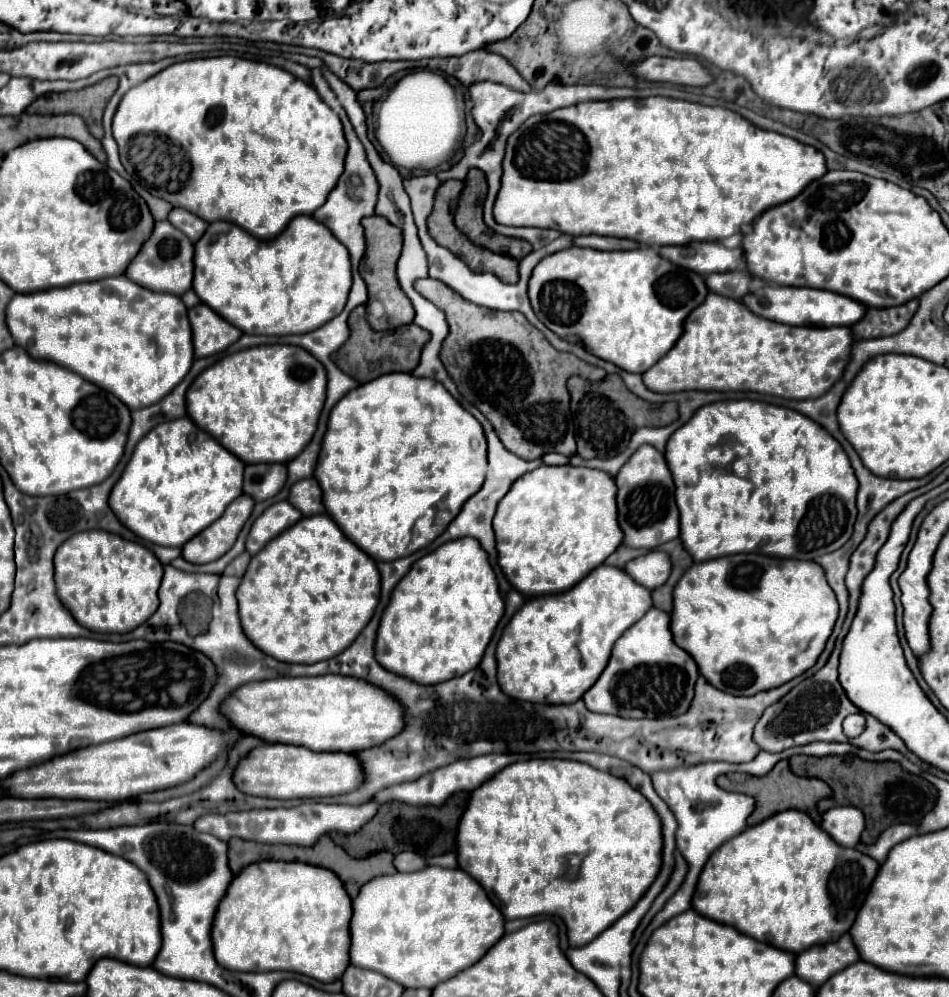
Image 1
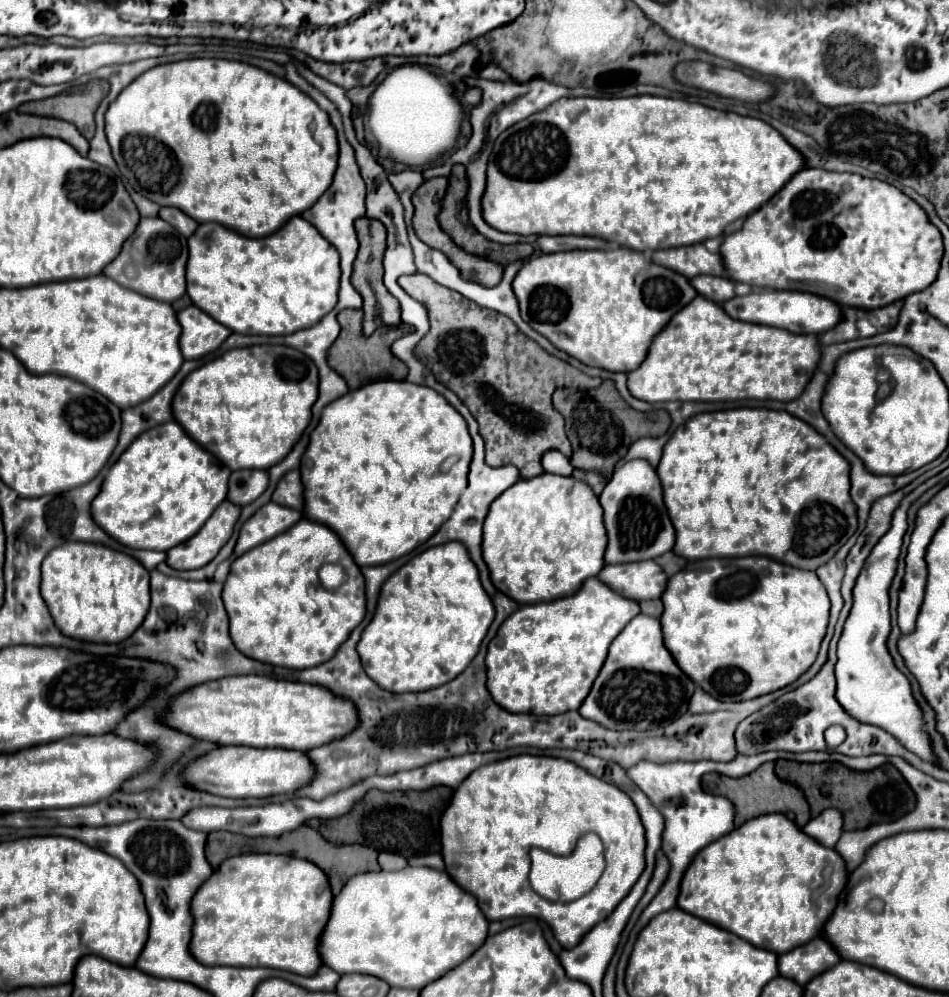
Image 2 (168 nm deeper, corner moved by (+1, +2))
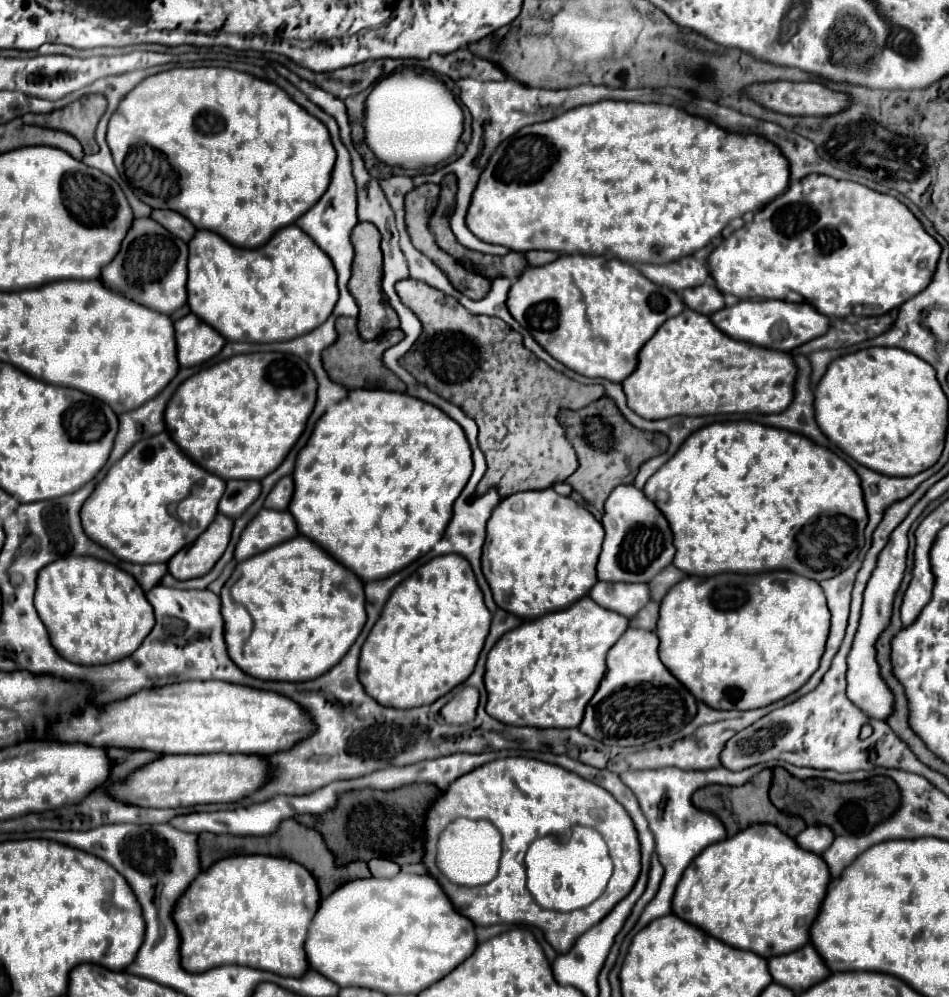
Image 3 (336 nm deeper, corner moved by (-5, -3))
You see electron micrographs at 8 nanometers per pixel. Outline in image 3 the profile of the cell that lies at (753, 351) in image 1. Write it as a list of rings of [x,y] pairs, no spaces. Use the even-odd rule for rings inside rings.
[[[684,310],[666,320],[658,332],[642,346],[638,366],[630,378],[622,382],[628,406],[646,420],[662,420],[672,416],[708,416],[708,414],[778,414],[786,410],[794,398],[794,362],[788,354],[738,342],[722,334],[708,316]]]

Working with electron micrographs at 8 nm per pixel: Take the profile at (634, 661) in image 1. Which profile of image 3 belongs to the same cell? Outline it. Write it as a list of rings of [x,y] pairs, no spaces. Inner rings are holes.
[[[628,628],[618,642],[608,650],[606,656],[606,674],[586,706],[580,732],[606,744],[606,746],[642,746],[650,740],[656,740],[666,734],[676,734],[696,716],[694,696],[668,672],[668,668],[658,658],[658,636],[656,632]]]

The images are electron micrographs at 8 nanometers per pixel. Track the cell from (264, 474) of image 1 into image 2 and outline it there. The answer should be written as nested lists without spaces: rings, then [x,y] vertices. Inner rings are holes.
[[[240,469],[230,475],[228,483],[228,501],[244,507],[256,501],[268,487],[268,471],[262,469]]]

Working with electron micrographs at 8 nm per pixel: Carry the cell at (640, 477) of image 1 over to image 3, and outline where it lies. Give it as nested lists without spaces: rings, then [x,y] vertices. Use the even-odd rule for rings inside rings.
[[[636,486],[614,488],[604,504],[604,510],[606,514],[602,518],[602,526],[606,536],[598,560],[598,580],[648,584],[656,574],[672,564],[676,552],[672,544],[672,530],[662,512],[644,496],[642,490]]]

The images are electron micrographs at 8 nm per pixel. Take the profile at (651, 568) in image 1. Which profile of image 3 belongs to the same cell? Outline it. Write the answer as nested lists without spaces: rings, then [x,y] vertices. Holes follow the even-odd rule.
[[[598,582],[590,590],[590,598],[594,598],[606,610],[632,618],[638,614],[640,608],[644,608],[650,602],[650,590],[646,584]]]

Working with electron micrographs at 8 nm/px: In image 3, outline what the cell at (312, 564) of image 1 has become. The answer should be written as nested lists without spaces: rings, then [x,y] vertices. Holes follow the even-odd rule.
[[[296,536],[288,542],[282,542],[274,548],[270,548],[270,550],[262,552],[262,554],[256,554],[254,558],[248,558],[248,560],[240,562],[234,568],[228,582],[224,584],[220,600],[222,600],[222,618],[224,618],[224,642],[226,642],[226,650],[228,650],[230,660],[236,662],[238,668],[244,674],[250,674],[250,676],[262,678],[262,680],[278,680],[278,682],[302,682],[304,680],[306,682],[306,680],[314,680],[314,678],[322,676],[326,670],[330,670],[332,666],[336,666],[342,660],[342,656],[354,644],[354,640],[358,638],[362,626],[366,623],[364,584],[362,584],[362,580],[356,574],[352,574],[350,570],[342,568],[318,544],[314,544],[312,540],[308,540],[304,536]]]

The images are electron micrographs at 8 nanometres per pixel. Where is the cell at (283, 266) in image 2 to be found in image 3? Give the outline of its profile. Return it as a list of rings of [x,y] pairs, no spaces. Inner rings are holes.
[[[282,228],[266,246],[244,250],[230,246],[210,230],[198,230],[188,242],[188,306],[198,318],[214,326],[228,342],[284,342],[318,328],[338,302],[336,270],[330,258],[298,228]]]

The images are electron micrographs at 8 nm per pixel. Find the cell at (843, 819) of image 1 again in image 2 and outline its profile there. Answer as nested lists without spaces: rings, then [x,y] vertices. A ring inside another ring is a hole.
[[[826,809],[818,817],[810,819],[808,825],[802,827],[802,831],[814,837],[818,843],[826,847],[834,847],[842,835],[842,827],[844,827],[842,823],[844,819],[838,809]]]

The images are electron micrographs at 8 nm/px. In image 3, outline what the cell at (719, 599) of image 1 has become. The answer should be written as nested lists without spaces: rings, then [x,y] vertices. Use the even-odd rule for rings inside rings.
[[[774,570],[774,572],[764,572],[764,574],[716,574],[716,576],[686,576],[684,580],[680,580],[676,586],[672,586],[668,590],[668,594],[662,598],[660,602],[660,618],[656,624],[656,634],[660,640],[658,646],[658,654],[662,664],[666,664],[666,668],[670,670],[670,674],[674,674],[674,678],[678,678],[678,682],[682,682],[696,700],[704,702],[706,706],[714,708],[714,710],[752,710],[752,708],[762,708],[768,706],[776,700],[786,698],[788,694],[796,692],[798,688],[802,688],[808,678],[818,670],[820,658],[824,654],[824,644],[828,638],[828,630],[830,630],[830,612],[826,606],[826,598],[822,594],[822,588],[818,586],[818,582],[810,580],[810,578],[802,578],[794,572],[786,572],[786,570]]]

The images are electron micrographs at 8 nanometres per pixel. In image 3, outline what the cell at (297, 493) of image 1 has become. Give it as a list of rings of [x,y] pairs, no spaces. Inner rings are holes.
[[[292,476],[280,478],[280,480],[274,484],[274,488],[268,492],[268,496],[266,496],[266,500],[264,500],[264,508],[272,508],[272,510],[288,510],[292,492],[294,492]]]

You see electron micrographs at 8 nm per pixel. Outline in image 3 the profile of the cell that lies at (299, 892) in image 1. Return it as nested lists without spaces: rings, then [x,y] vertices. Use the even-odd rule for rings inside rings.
[[[230,856],[202,870],[176,900],[172,920],[180,934],[180,962],[186,972],[224,964],[302,976],[308,970],[304,940],[318,910],[320,894],[312,874],[286,858]]]

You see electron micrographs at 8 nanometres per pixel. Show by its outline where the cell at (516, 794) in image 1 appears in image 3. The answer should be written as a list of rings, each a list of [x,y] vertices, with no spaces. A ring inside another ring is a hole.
[[[500,758],[488,762],[486,766],[480,766],[478,770],[472,770],[470,774],[464,774],[454,784],[450,784],[440,798],[436,798],[430,804],[424,818],[424,826],[426,826],[426,844],[424,844],[426,852],[422,862],[428,868],[428,874],[442,886],[452,906],[456,906],[456,910],[462,916],[470,918],[476,926],[490,926],[500,922],[536,926],[544,932],[548,944],[558,954],[570,950],[570,946],[574,946],[580,934],[584,934],[590,926],[594,926],[594,922],[600,922],[632,890],[640,874],[638,834],[628,812],[622,810],[622,806],[614,800],[614,796],[604,788],[580,778],[578,774],[572,774],[560,766],[532,758]],[[460,816],[474,820],[478,818],[490,820],[502,834],[500,872],[492,884],[478,888],[454,886],[440,874],[440,870],[434,864],[436,842],[440,832]],[[574,824],[594,828],[604,836],[610,858],[614,862],[614,874],[608,882],[606,892],[590,906],[574,912],[544,910],[534,902],[532,894],[526,888],[526,868],[524,868],[526,850],[538,836],[570,834],[570,828]]]

